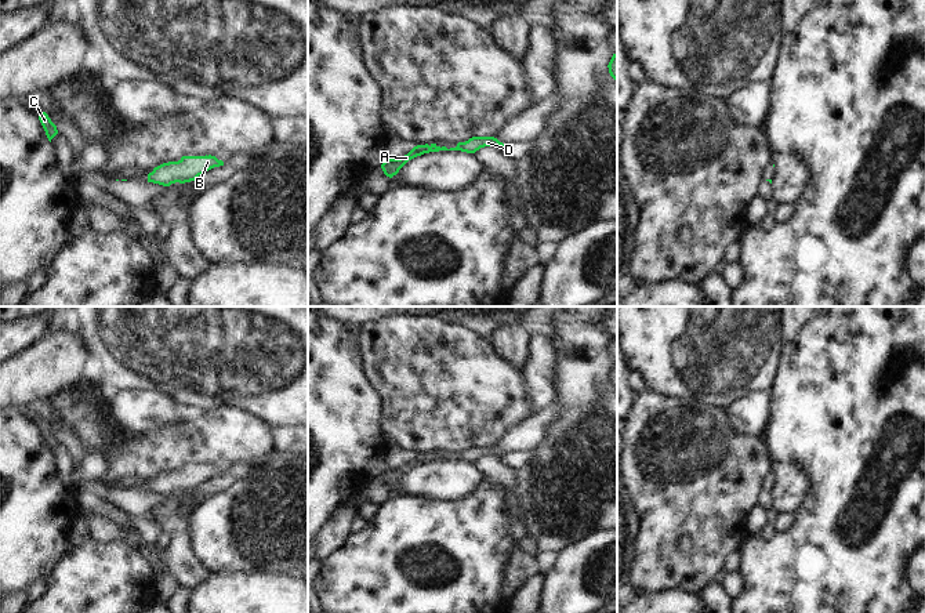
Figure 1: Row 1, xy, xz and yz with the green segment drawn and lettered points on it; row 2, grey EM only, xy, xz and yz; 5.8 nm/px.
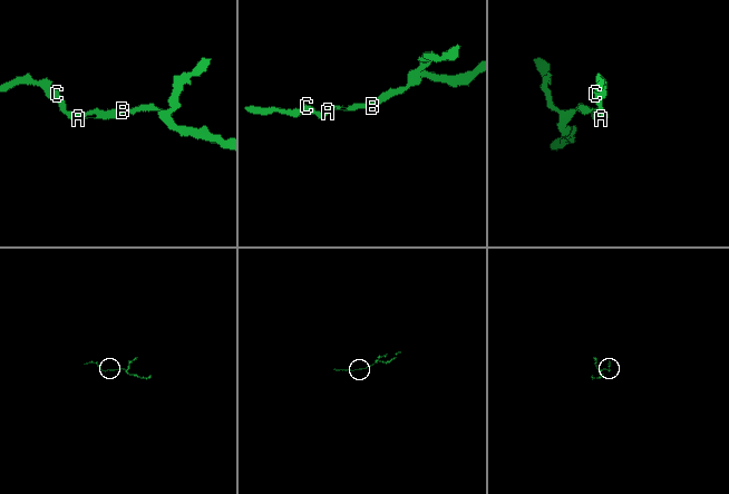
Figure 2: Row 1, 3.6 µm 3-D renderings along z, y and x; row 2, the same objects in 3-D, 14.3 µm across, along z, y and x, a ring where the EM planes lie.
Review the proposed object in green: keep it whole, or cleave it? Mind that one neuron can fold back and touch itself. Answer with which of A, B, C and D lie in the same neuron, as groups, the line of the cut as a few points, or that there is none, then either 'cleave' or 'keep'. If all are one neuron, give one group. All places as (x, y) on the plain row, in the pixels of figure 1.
groups A B C D; cut none; keep

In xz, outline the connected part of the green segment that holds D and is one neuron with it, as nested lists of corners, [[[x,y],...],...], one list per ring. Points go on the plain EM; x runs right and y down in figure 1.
[[[472,446],[465,451],[458,451],[456,457],[447,458],[446,456],[438,456],[436,453],[425,453],[425,454],[417,454],[414,456],[407,464],[405,464],[400,468],[387,468],[382,474],[381,478],[384,483],[389,487],[396,485],[399,479],[411,468],[421,465],[424,463],[429,461],[439,461],[439,460],[461,460],[467,463],[475,463],[480,457],[485,456],[494,456],[501,458],[505,453],[500,451],[494,446]]]

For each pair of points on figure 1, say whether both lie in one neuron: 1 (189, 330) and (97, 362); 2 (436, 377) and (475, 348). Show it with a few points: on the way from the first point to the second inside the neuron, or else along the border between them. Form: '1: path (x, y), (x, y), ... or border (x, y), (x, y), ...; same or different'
1: path (166, 330), (148, 330), (120, 356); same
2: path (446, 369), (457, 366), (465, 358); same

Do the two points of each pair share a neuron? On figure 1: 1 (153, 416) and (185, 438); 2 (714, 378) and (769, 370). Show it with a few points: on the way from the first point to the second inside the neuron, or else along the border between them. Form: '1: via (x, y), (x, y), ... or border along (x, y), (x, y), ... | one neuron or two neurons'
1: border along (181, 405), (174, 423), (151, 431) | two neurons
2: via (728, 370), (755, 370) | one neuron

